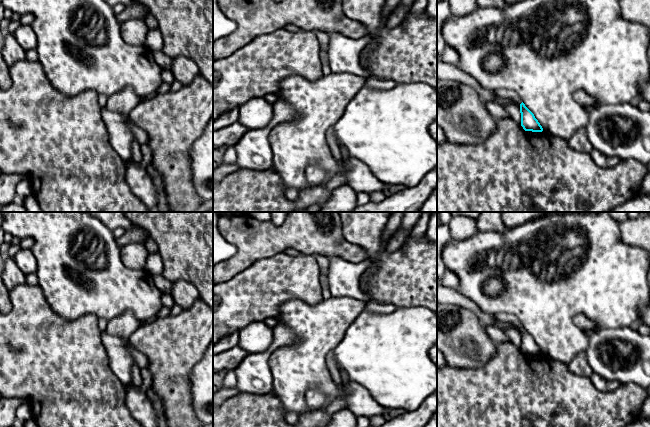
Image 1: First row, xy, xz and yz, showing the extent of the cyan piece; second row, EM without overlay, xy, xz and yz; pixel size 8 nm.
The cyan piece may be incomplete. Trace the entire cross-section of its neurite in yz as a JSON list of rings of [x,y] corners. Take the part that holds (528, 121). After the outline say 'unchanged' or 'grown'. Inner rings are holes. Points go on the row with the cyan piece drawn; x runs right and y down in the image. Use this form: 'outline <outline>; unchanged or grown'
outline [[[495,89],[494,94],[498,98],[509,99],[520,107],[521,126],[525,131],[542,132],[543,128],[534,114],[525,106],[519,96],[510,89]]]; grown

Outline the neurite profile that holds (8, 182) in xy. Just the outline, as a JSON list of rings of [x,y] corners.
[[[0,174],[0,207],[16,201],[16,187],[23,178],[18,174]]]

